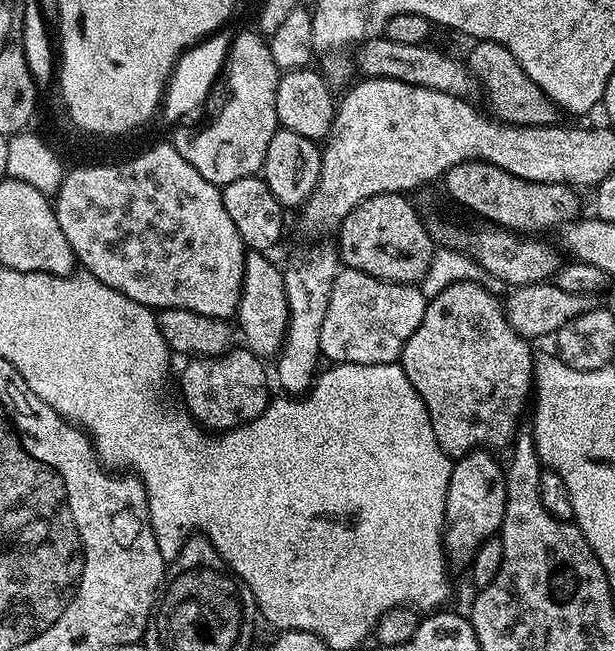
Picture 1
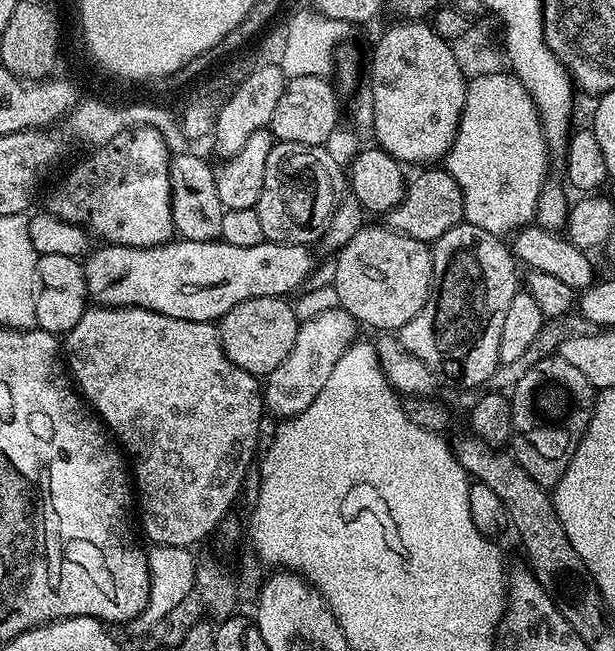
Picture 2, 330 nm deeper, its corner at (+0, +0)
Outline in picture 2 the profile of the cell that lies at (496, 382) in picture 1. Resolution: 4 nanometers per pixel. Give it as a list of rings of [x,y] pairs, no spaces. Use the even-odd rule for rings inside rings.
[[[467,222],[446,230],[442,238],[434,241],[431,250],[432,292],[428,295],[426,306],[422,306],[422,310],[418,310],[418,314],[414,314],[406,326],[398,329],[400,347],[414,354],[414,358],[421,360],[437,377],[445,376],[448,380],[457,380],[457,385],[472,387],[485,382],[501,365],[498,346],[502,338],[502,326],[506,322],[506,310],[510,310],[510,302],[514,302],[514,294],[518,290],[518,261],[511,247],[501,237]]]

